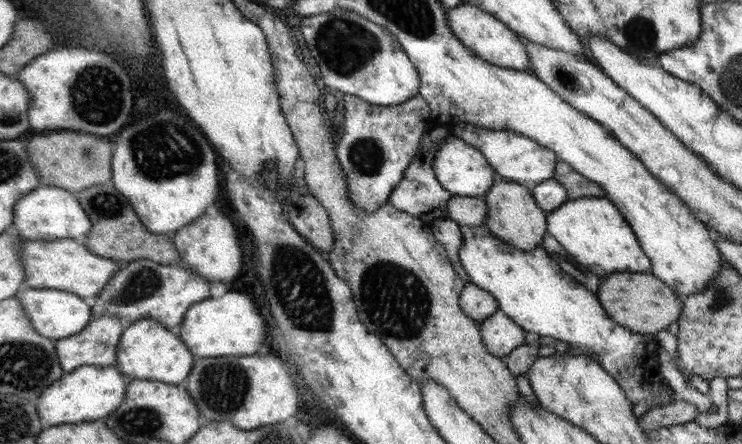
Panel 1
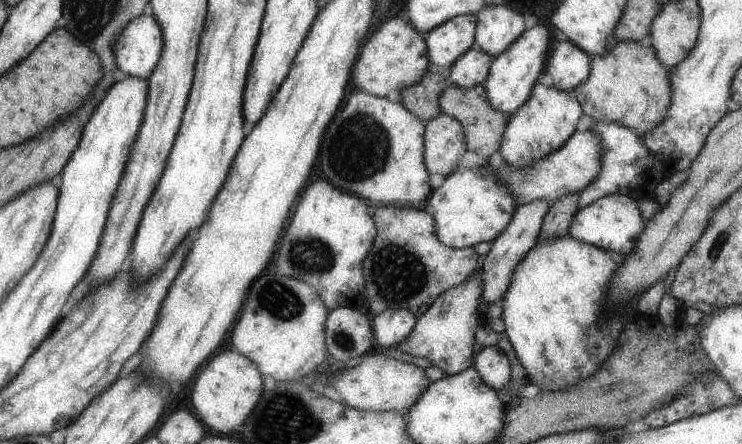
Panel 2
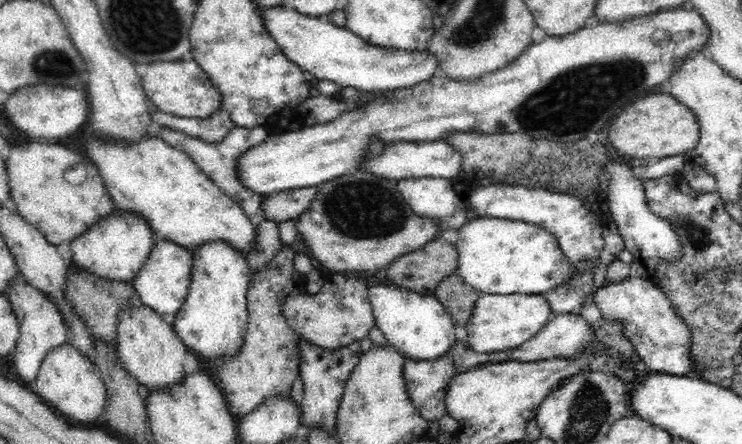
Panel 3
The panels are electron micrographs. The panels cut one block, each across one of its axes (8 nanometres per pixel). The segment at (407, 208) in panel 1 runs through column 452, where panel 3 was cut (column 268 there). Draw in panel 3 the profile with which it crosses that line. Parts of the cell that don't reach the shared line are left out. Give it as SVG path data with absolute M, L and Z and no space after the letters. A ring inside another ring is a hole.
M235 126L220 143L214 144L208 144L206 141L184 135L180 131L172 131L168 127L160 127L157 136L166 141L166 144L173 145L174 148L181 149L182 152L185 152L194 160L198 169L200 169L204 175L210 177L224 194L233 198L240 207L244 209L244 212L248 215L250 221L255 225L258 225L265 219L261 204L267 195L256 194L255 192L248 190L243 185L243 182L240 182L238 175L236 175L236 159L249 148L263 143L269 135L269 132L267 132L264 127L244 128Z

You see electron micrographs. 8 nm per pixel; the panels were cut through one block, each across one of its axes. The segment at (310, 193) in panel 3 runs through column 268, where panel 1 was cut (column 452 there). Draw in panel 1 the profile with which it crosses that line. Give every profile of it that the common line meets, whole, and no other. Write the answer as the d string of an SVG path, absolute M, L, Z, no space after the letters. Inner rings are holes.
M451 195L447 202L447 218L459 225L482 225L486 215L487 208L483 197Z

